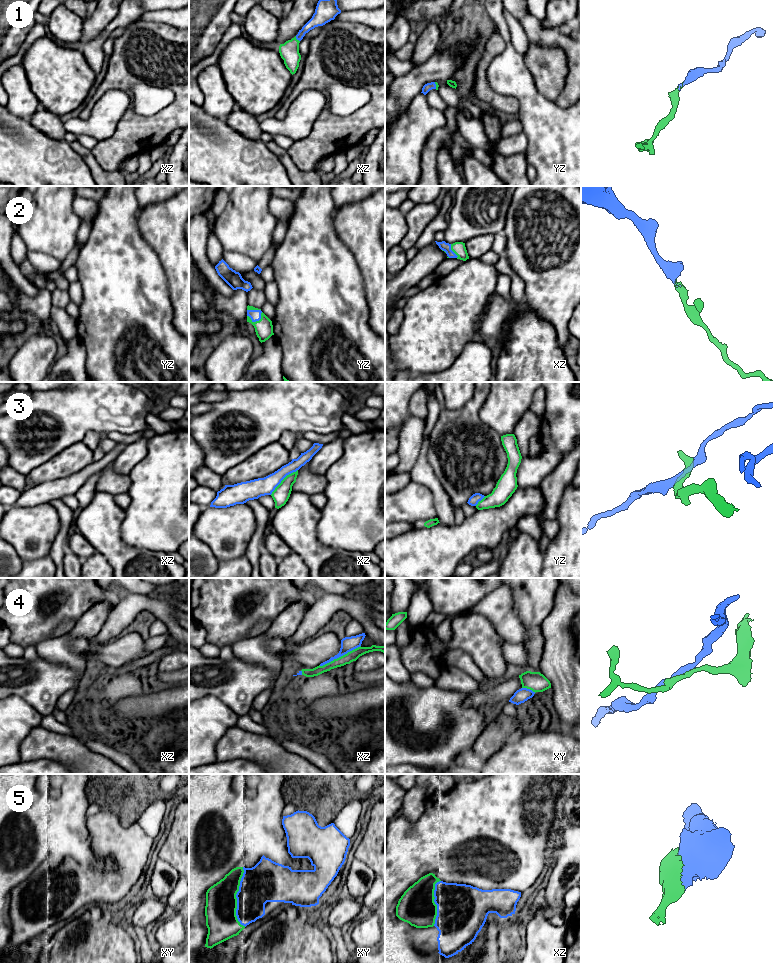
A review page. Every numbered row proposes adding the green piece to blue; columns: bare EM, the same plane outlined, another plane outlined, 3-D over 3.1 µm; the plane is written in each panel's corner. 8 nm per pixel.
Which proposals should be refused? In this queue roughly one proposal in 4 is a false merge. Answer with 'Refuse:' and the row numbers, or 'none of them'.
Refuse: 3, 4

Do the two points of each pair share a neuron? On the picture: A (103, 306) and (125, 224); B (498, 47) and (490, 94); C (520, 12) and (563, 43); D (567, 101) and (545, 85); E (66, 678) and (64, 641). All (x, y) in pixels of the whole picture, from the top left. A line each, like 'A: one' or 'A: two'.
A: one
B: one
C: one
D: two
E: two

